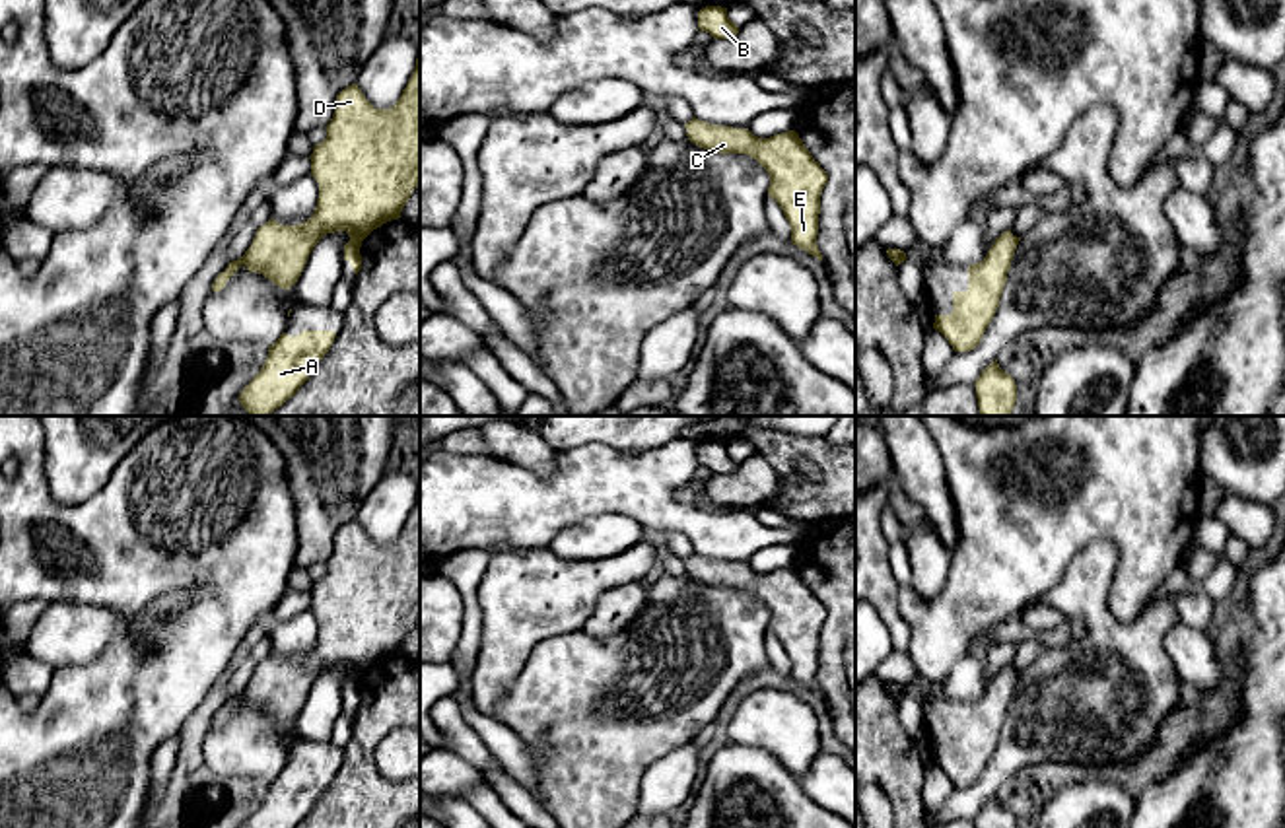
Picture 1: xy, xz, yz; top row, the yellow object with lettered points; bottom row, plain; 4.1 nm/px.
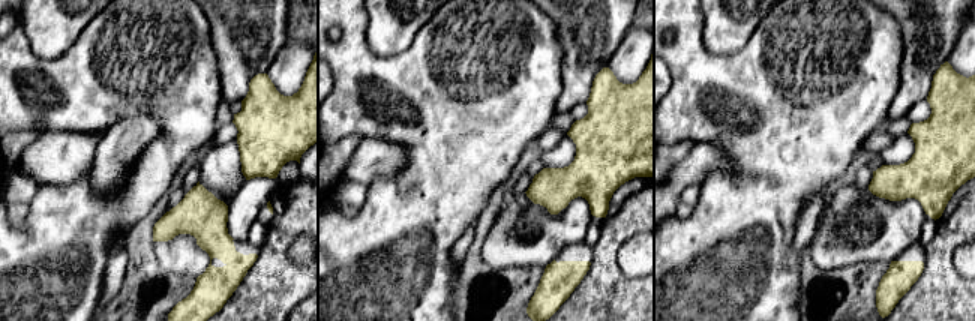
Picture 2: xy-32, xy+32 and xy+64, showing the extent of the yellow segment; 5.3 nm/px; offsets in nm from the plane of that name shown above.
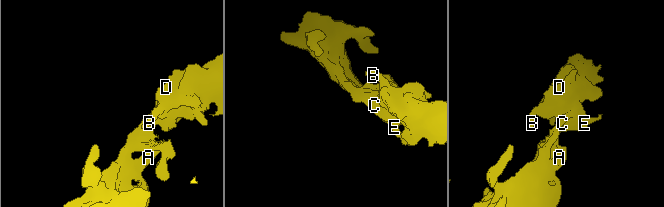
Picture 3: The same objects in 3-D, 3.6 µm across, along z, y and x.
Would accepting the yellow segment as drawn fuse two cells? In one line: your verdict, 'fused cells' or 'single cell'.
single cell

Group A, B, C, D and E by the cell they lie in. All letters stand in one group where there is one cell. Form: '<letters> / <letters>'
A B C D E

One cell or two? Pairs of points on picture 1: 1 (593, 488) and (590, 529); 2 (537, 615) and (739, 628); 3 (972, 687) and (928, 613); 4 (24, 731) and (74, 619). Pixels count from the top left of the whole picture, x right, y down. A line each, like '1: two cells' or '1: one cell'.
1: two cells
2: two cells
3: two cells
4: two cells

